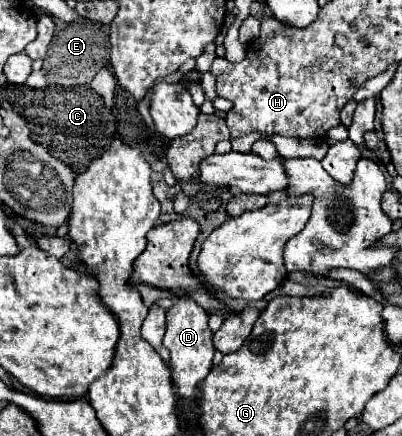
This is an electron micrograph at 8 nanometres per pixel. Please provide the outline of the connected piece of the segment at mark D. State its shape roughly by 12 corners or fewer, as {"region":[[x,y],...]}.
{"region":[[173,297],[163,345],[177,393],[199,395],[215,353],[207,311]]}

